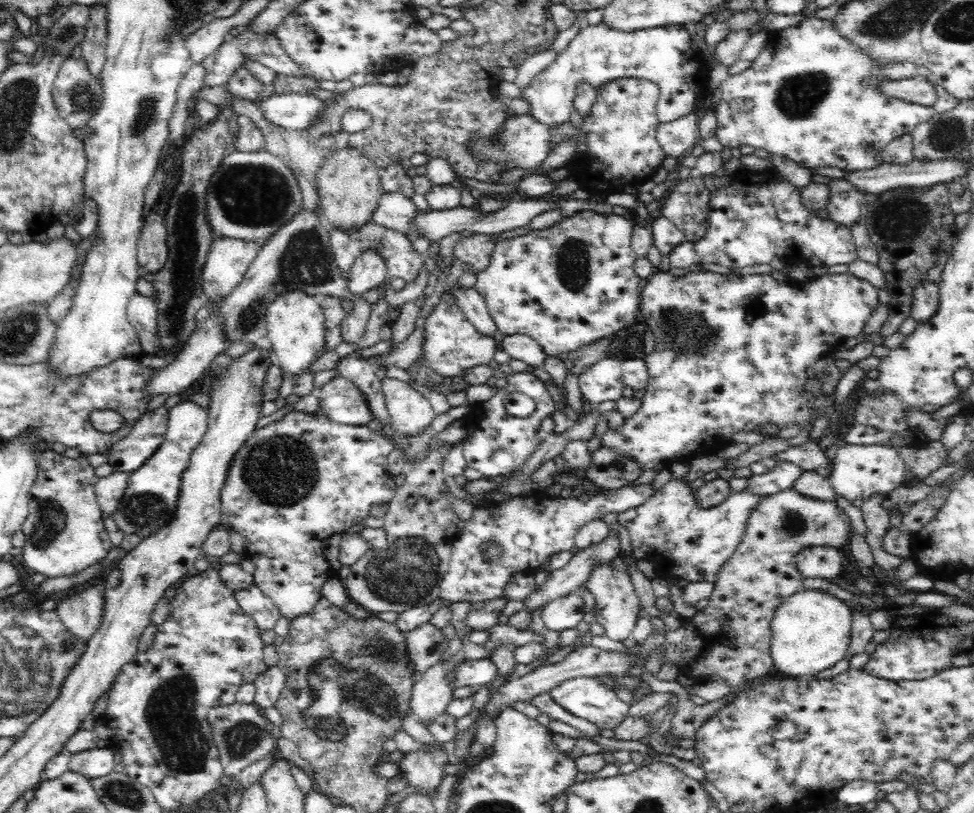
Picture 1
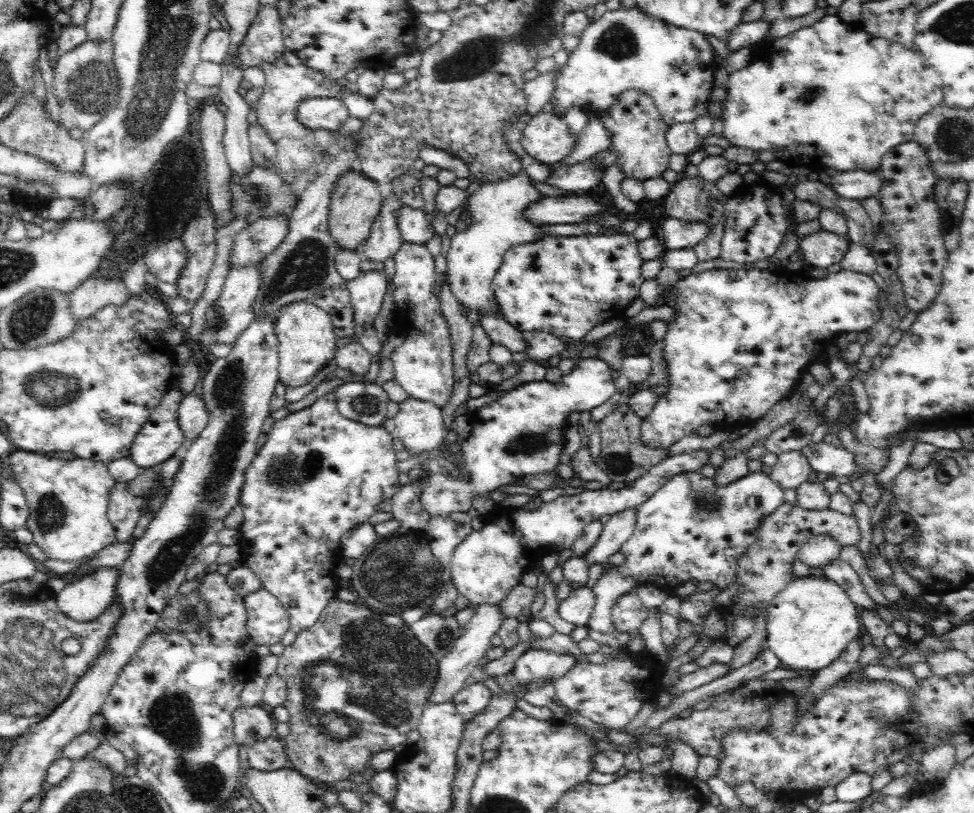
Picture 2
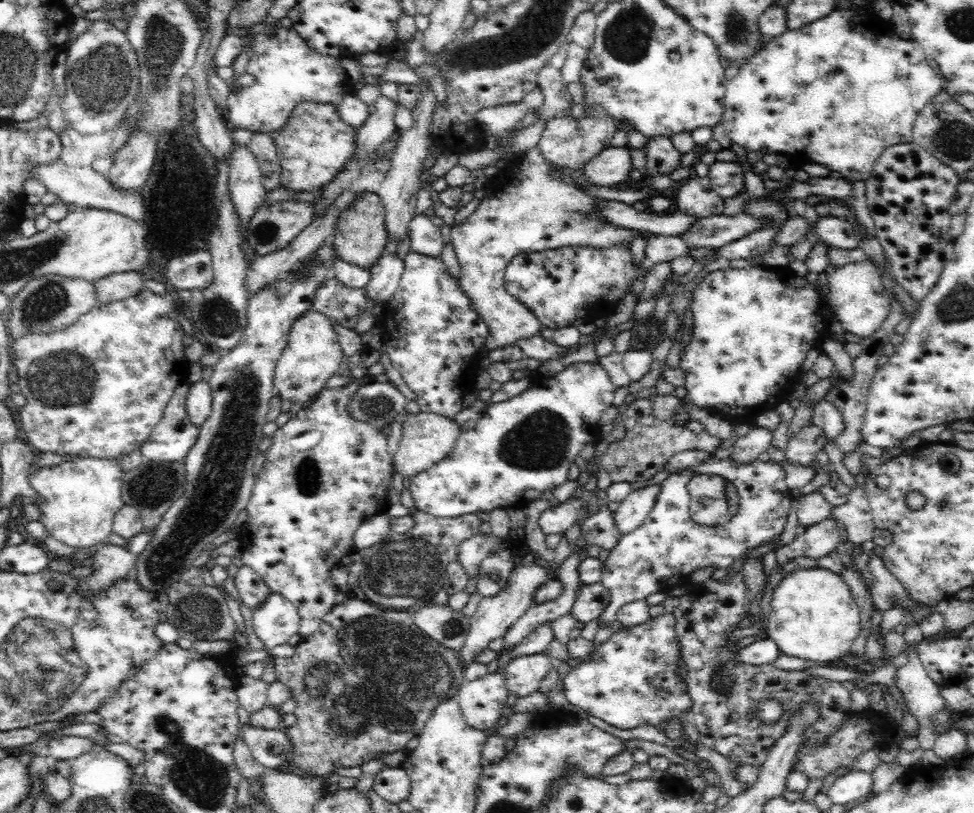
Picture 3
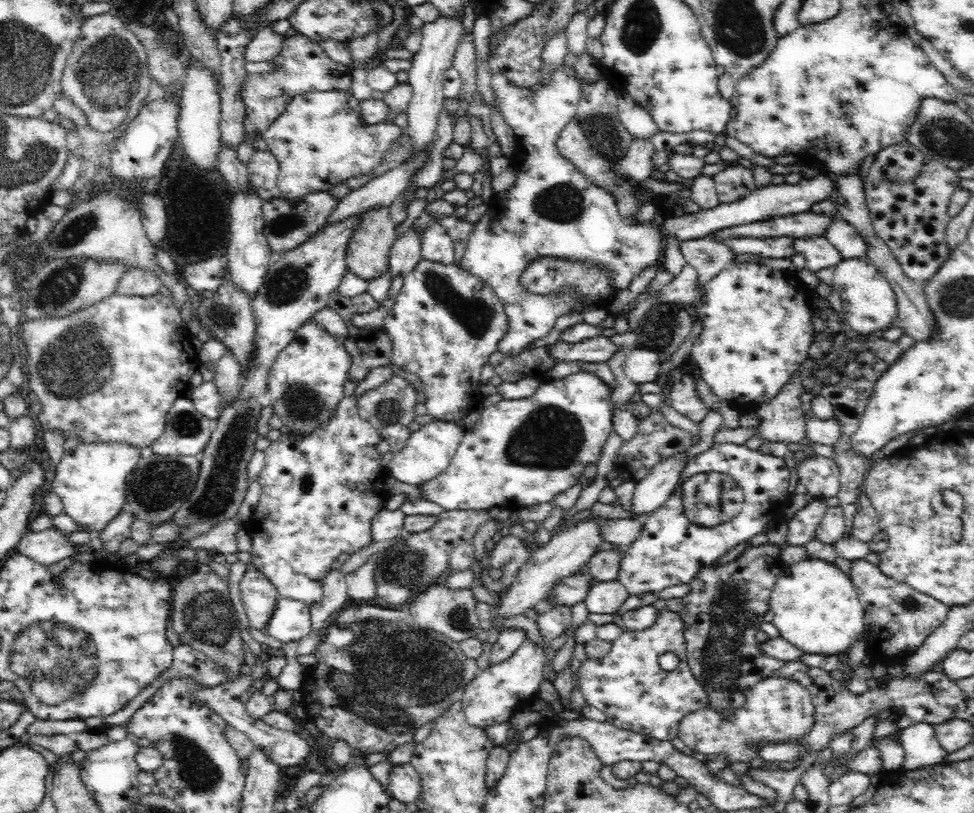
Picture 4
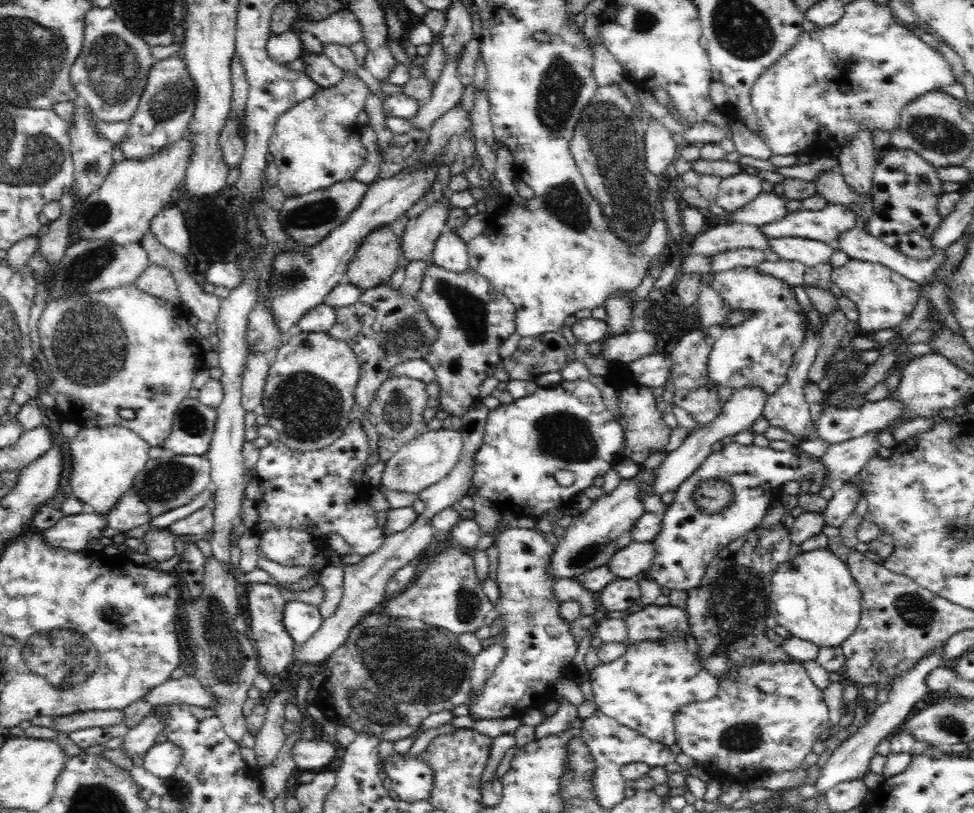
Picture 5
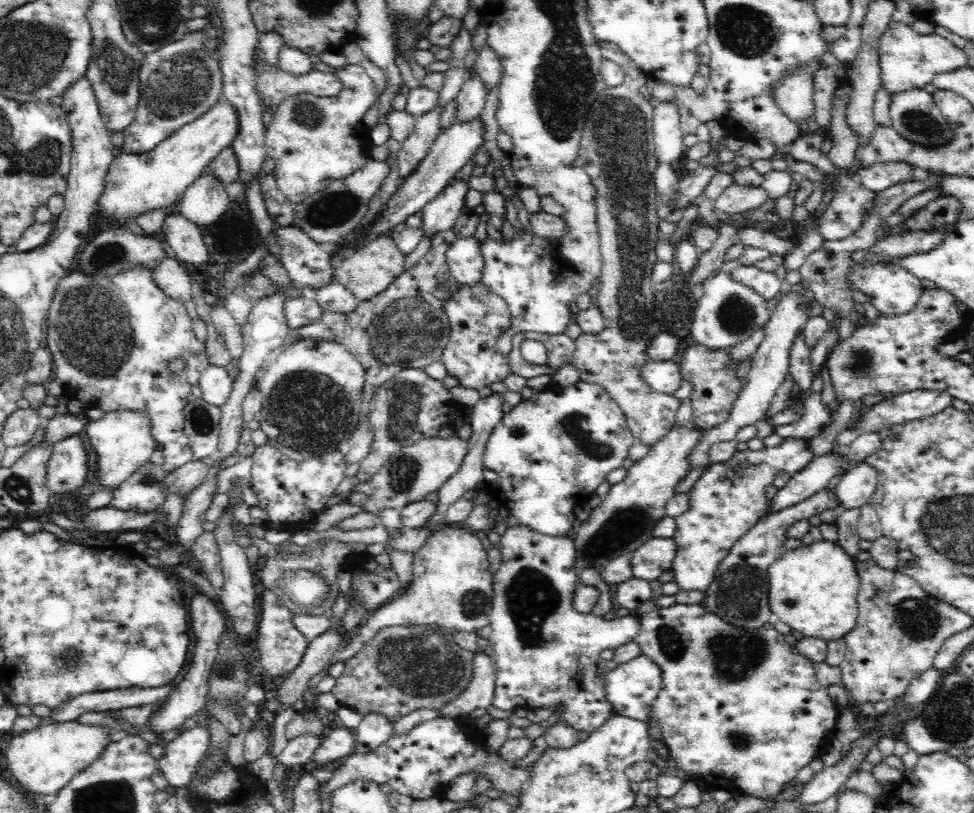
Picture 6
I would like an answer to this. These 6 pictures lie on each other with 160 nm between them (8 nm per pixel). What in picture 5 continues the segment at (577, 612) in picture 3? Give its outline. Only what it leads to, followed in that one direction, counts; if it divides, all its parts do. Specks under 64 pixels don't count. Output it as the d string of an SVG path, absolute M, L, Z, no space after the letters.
M615 578L600 590L600 595L596 599L598 600L597 606L602 607L605 612L612 610L625 611L640 600L638 579Z

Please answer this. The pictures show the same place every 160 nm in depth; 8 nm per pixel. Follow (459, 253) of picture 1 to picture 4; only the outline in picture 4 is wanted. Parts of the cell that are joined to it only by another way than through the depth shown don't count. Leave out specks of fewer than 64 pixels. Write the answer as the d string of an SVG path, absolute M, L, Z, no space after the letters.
M560 65L552 71L552 78L546 86L537 84L534 88L515 88L504 76L492 76L492 89L496 95L498 108L506 124L512 128L517 137L517 145L511 158L511 168L515 174L514 184L493 197L486 204L486 211L475 222L466 242L460 266L469 274L476 276L486 284L497 296L504 308L508 329L498 342L497 350L503 356L515 356L522 352L528 344L542 339L555 327L558 317L583 311L583 306L569 294L558 296L540 296L529 294L519 284L519 277L524 271L526 262L540 256L555 256L566 260L591 260L597 266L605 268L614 275L616 290L629 288L634 276L640 275L648 266L658 267L664 249L664 236L658 226L649 222L628 223L619 213L615 198L603 188L592 186L589 180L576 168L570 160L562 157L556 149L556 138L570 120L575 117L580 100L580 90L584 82L579 79L573 67L564 69Z

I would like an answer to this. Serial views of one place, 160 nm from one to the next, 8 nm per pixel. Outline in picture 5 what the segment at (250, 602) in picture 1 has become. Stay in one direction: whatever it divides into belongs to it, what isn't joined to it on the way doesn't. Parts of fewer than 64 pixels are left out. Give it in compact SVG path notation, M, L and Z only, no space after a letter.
M286 600L282 612L282 625L296 645L303 645L322 624L316 605L298 600Z

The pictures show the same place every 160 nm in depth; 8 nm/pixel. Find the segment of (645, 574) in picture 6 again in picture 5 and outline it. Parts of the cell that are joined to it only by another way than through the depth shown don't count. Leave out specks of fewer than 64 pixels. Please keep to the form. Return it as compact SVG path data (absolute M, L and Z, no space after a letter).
M631 542L620 548L606 565L616 579L639 579L640 574L653 562L655 553L656 547L650 542Z

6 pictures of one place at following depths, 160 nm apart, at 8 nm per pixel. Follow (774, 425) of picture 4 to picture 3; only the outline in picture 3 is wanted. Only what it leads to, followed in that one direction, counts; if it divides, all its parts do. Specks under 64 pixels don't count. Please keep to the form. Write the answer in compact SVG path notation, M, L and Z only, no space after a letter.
M752 426L746 435L738 438L733 444L730 459L736 465L750 464L757 460L759 454L768 450L770 440L772 440L772 433L766 428Z

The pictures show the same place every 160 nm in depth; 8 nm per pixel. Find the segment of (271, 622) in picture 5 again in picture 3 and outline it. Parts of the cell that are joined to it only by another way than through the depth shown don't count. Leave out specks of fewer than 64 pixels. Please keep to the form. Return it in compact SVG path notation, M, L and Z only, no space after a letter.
M244 565L236 572L234 584L243 603L251 609L260 606L271 592L258 572Z

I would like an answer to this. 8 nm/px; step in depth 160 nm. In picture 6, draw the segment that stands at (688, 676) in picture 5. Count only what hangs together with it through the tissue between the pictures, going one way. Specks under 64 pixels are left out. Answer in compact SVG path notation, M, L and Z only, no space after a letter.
M640 652L638 656L634 656L632 660L628 660L628 662L618 664L602 676L606 701L614 707L616 714L642 721L646 725L650 740L663 743L662 729L653 717L654 699L660 692L662 679L661 668L643 652Z

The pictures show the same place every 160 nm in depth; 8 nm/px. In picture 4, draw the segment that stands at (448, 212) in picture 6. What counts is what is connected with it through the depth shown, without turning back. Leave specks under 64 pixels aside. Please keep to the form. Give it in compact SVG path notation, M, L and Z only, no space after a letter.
M409 229L393 242L388 252L388 266L386 266L391 282L395 277L406 277L421 259L420 234L421 232Z

